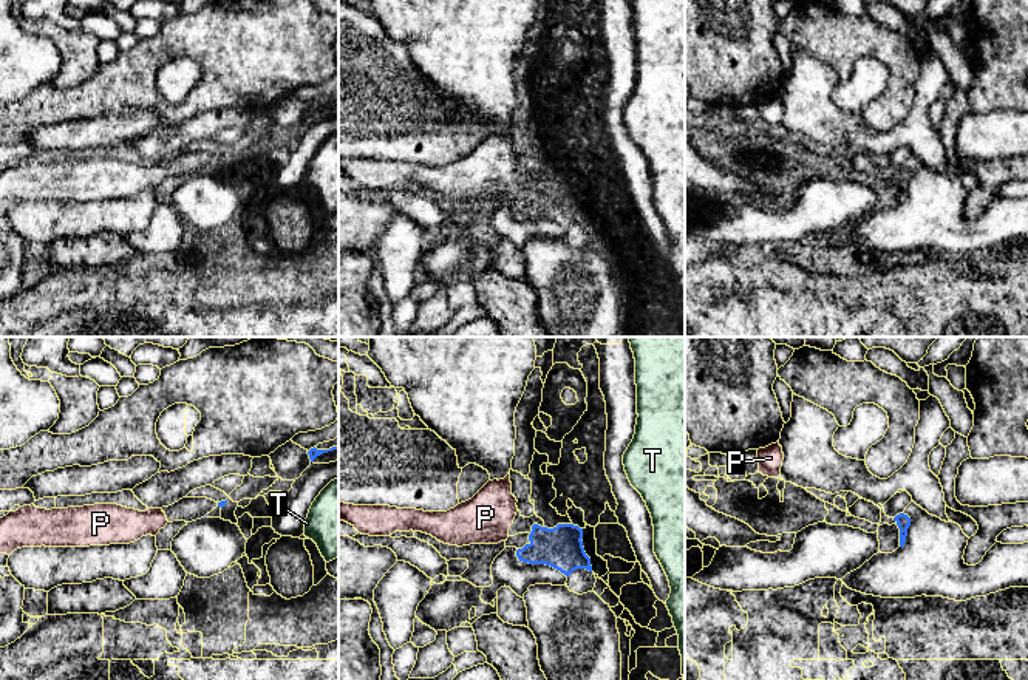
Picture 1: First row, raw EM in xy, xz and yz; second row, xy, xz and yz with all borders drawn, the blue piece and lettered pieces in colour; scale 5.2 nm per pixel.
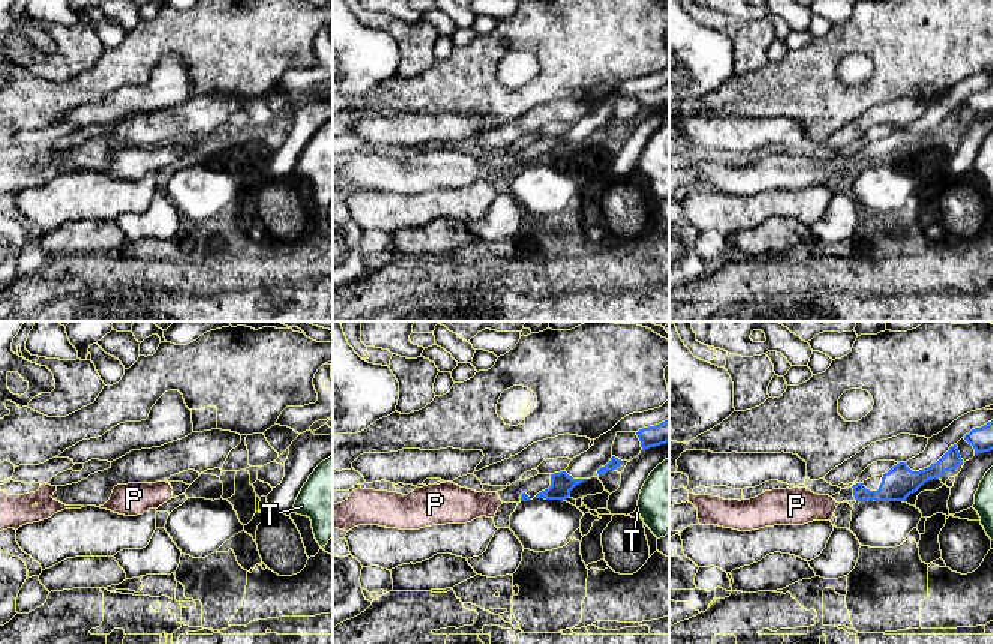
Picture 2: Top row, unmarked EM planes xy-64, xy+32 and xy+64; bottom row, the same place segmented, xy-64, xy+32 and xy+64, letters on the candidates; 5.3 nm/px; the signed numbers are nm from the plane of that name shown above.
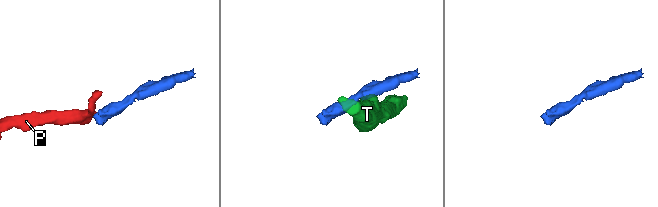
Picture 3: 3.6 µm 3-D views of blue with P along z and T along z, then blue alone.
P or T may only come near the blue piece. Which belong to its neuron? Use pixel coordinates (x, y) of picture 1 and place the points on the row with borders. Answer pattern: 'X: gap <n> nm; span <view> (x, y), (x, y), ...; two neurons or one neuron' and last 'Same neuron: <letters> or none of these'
P: gap 90 nm; span xz (518, 549), (507, 537); one neuron
T: gap 140 nm; span xy (313, 461), (331, 481); two neurons
Same neuron: P

